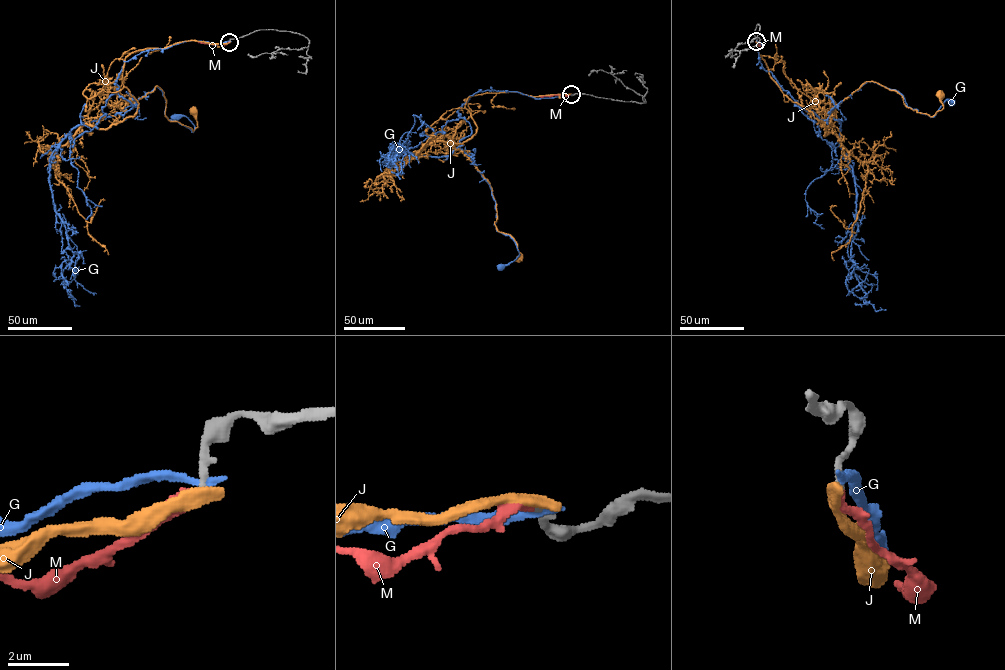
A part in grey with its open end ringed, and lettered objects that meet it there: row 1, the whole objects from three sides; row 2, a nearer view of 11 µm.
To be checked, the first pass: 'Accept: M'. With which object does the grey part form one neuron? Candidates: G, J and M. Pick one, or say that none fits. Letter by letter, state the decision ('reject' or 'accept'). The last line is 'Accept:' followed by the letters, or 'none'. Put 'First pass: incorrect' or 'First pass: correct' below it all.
G: reject
J: reject
M: accept
Accept: M
First pass: correct

